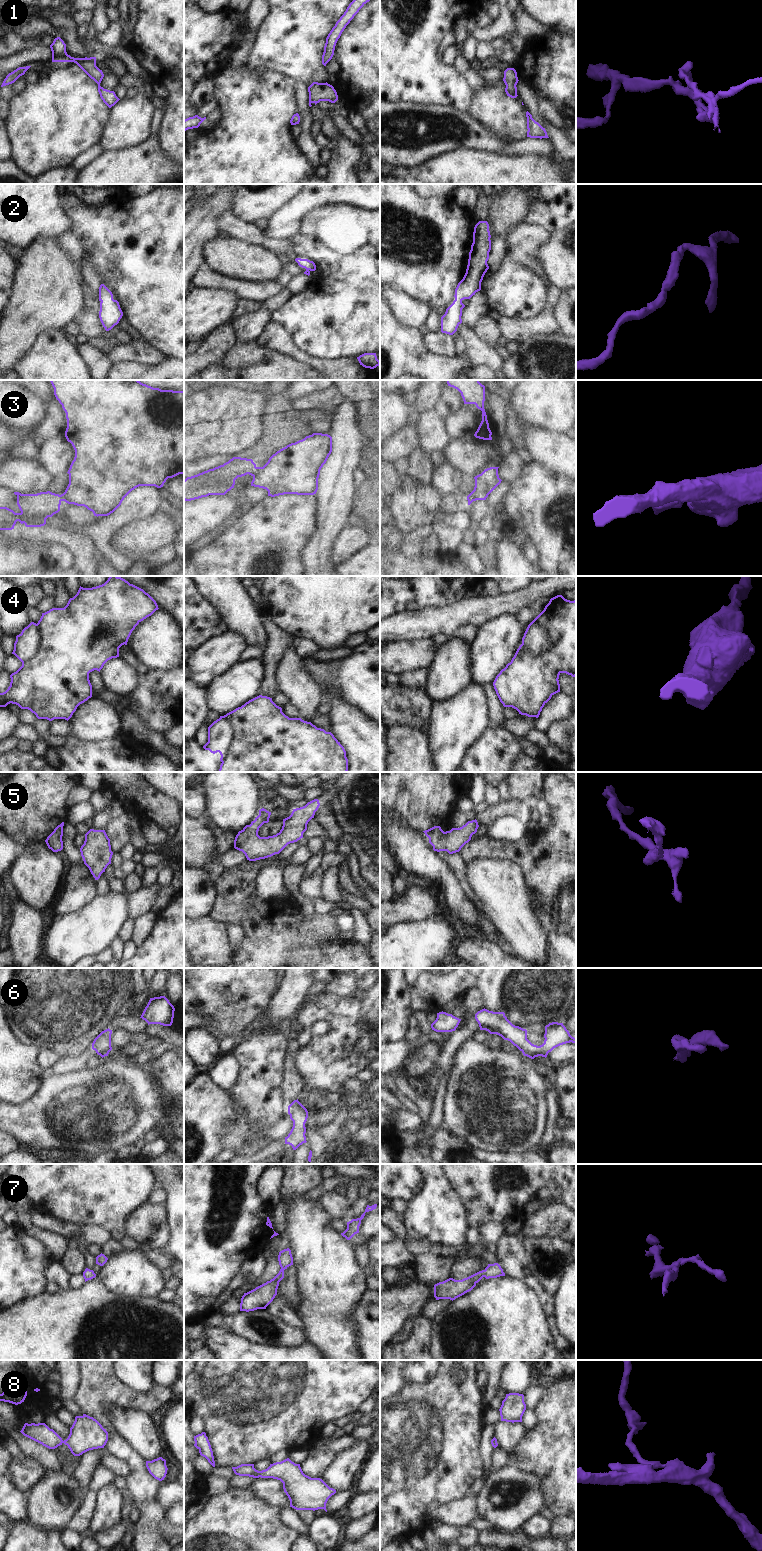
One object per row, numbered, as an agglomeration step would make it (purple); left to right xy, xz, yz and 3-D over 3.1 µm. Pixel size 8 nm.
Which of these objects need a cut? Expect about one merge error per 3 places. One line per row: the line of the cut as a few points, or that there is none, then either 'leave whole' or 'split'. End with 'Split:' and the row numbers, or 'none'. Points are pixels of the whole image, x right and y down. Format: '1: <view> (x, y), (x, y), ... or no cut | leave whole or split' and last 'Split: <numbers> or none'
1: no cut | leave whole
2: no cut | leave whole
3: xz (256, 467), (251, 475) | split
4: yz (531, 622), (540, 625), (547, 633), (549, 646), (540, 655) | split
5: no cut | leave whole
6: no cut | leave whole
7: no cut | leave whole
8: no cut | leave whole
Split: 3, 4

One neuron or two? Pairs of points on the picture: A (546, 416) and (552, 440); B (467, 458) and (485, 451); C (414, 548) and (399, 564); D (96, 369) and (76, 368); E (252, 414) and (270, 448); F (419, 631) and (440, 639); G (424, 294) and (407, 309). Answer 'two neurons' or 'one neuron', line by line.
A: two neurons
B: one neuron
C: two neurons
D: two neurons
E: two neurons
F: two neurons
G: two neurons

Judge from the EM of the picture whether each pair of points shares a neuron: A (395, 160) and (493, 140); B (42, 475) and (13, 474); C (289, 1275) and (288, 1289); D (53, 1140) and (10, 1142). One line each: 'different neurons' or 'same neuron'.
A: same neuron
B: same neuron
C: same neuron
D: different neurons

